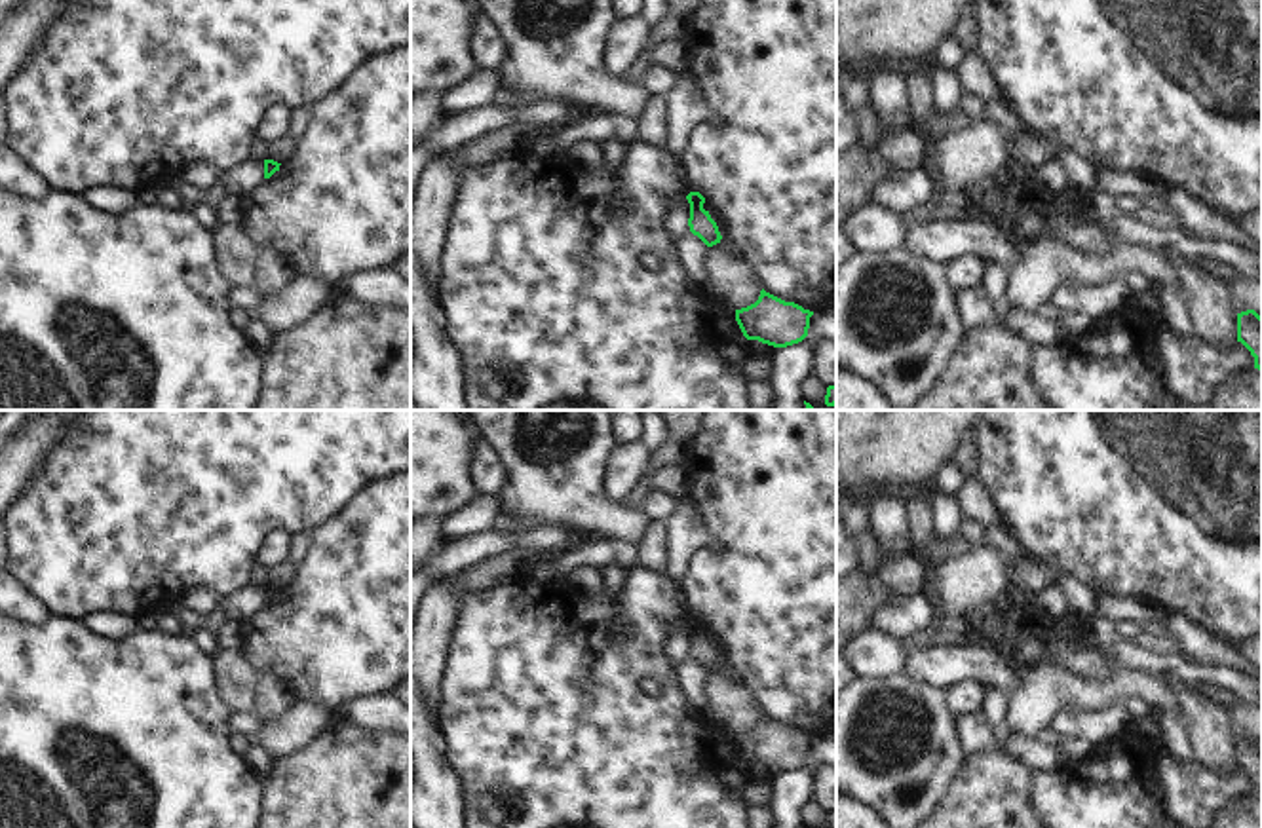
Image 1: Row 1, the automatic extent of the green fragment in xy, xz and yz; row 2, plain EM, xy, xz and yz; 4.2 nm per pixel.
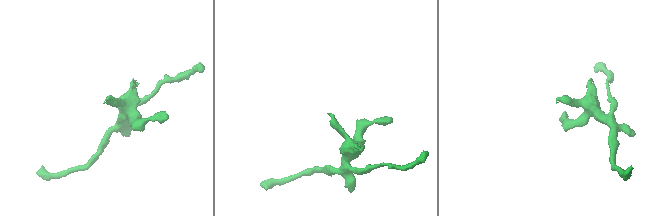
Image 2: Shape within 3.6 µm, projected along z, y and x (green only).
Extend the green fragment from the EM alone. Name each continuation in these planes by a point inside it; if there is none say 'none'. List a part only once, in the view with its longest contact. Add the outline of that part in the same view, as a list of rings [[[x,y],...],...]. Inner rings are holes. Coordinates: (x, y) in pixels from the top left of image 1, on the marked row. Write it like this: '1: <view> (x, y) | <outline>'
none

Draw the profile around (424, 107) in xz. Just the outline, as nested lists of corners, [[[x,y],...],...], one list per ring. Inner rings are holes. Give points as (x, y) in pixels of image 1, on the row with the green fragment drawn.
[[[422,91],[411,95],[411,137],[412,139],[422,139],[426,131],[441,118],[439,110],[439,101],[441,101],[439,91]]]

